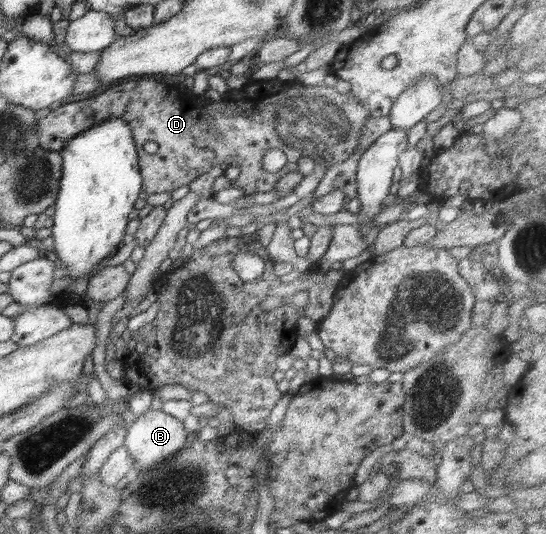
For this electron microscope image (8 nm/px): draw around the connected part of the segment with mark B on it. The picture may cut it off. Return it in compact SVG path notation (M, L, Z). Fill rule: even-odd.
M149 409L144 412L126 429L124 447L130 452L131 456L140 460L140 463L135 465L132 475L137 475L143 470L149 470L155 464L165 462L166 459L171 459L173 455L177 454L177 451L185 446L187 437L188 433L183 428L182 421L167 413L165 409Z

